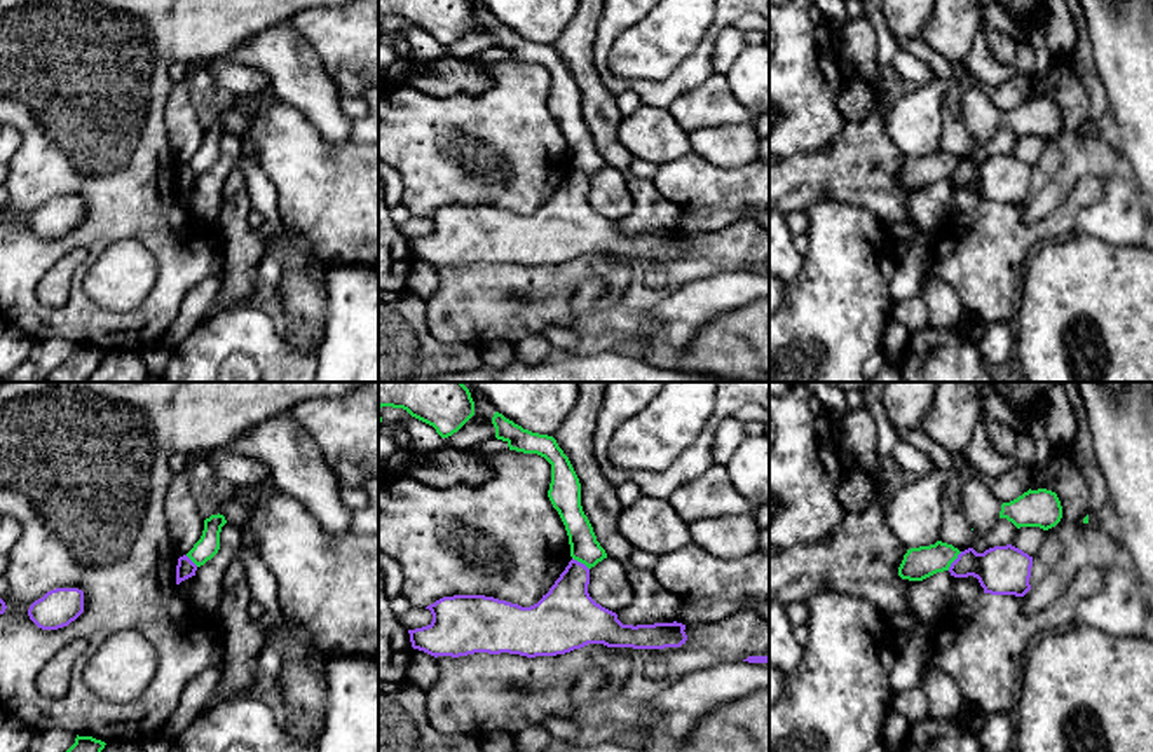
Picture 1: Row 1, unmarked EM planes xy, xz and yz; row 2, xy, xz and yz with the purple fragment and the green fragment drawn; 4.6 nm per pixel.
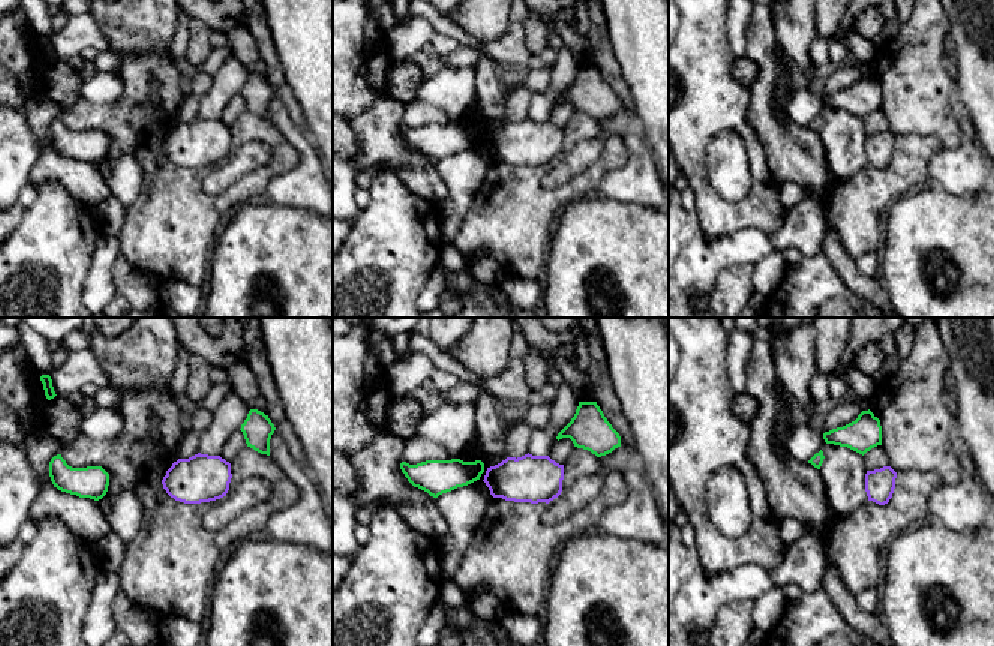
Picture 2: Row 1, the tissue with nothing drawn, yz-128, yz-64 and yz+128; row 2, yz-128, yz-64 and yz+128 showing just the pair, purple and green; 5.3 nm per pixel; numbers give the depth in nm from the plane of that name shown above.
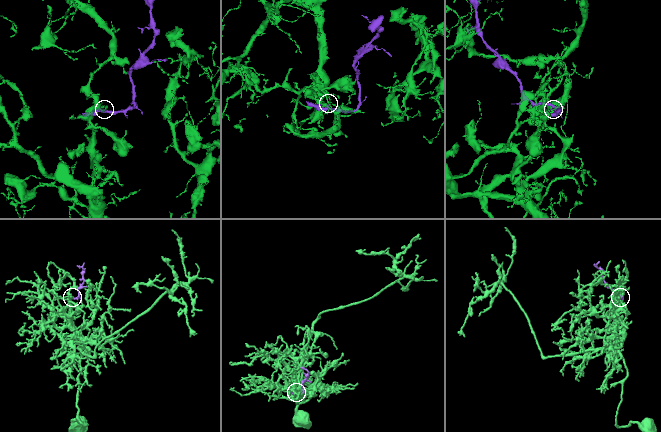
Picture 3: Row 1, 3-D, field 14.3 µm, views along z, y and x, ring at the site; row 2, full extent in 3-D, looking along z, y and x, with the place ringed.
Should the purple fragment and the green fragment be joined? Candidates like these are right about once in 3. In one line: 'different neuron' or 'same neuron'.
different neuron

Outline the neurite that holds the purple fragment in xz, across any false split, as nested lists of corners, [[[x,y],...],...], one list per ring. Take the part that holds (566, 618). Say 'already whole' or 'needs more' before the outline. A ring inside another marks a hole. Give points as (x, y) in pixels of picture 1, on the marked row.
already whole; [[[572,558],[549,591],[530,607],[485,595],[443,597],[426,607],[433,614],[433,621],[427,626],[408,630],[412,647],[434,658],[459,658],[474,653],[509,653],[536,658],[565,654],[588,644],[633,649],[665,649],[686,644],[686,625],[677,621],[623,625],[616,612],[602,607],[590,597],[588,585],[590,569]]]

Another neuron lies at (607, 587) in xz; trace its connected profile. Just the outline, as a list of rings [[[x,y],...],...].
[[[611,557],[590,569],[588,593],[612,612],[626,609],[633,600],[633,590],[624,578],[623,565]]]

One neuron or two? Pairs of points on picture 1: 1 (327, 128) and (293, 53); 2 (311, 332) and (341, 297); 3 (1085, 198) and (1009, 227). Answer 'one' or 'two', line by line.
1: one
2: two
3: one

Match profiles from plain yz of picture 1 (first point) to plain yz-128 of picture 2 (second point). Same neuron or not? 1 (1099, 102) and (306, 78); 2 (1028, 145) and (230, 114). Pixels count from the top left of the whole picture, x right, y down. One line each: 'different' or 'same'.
1: different
2: same

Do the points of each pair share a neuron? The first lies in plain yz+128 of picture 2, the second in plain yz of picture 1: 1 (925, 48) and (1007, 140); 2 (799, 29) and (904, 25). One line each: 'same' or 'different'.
1: different
2: same

